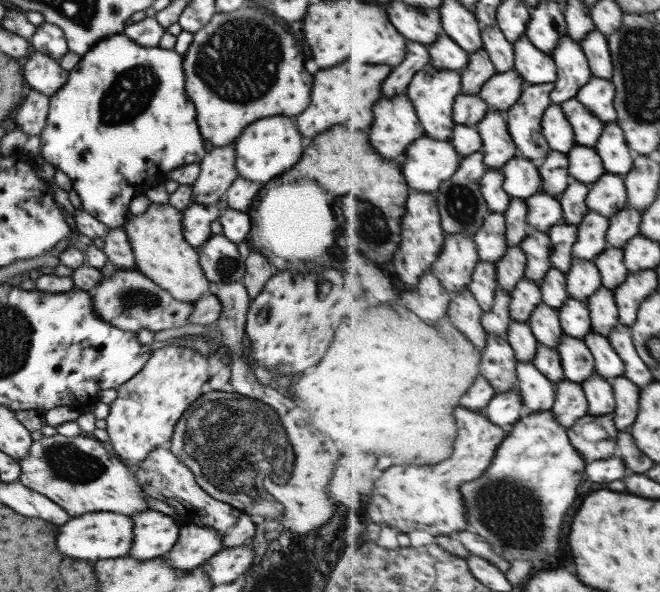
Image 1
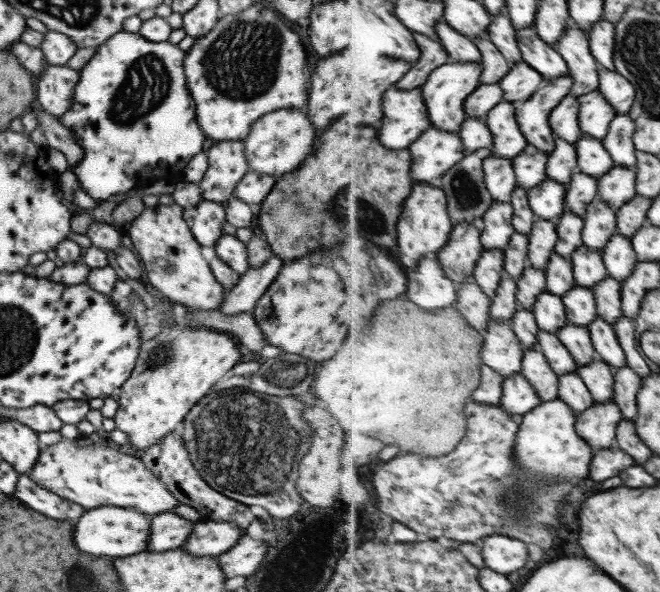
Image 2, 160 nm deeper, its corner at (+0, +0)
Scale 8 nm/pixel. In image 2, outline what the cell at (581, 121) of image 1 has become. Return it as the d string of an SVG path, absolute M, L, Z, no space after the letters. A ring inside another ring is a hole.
M599 91L582 95L579 122L585 135L603 140L609 132L610 124L616 118L616 108Z

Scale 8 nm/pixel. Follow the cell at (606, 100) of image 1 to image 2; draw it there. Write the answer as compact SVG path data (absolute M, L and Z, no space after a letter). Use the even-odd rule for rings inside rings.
M601 66L599 69L598 91L616 108L617 115L627 115L637 98L635 86L623 73Z

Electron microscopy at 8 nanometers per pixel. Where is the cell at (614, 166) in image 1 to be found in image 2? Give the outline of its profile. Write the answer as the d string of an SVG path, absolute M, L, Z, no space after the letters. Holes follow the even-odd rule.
M616 115L608 135L602 140L617 167L630 168L635 172L638 169L638 150L634 141L637 129L637 123L631 115Z

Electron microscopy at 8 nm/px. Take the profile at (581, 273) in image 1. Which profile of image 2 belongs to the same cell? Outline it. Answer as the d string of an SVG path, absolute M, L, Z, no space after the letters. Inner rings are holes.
M584 244L569 258L571 258L574 264L574 275L577 285L593 290L594 286L597 286L610 276L603 253L599 249L594 249Z

